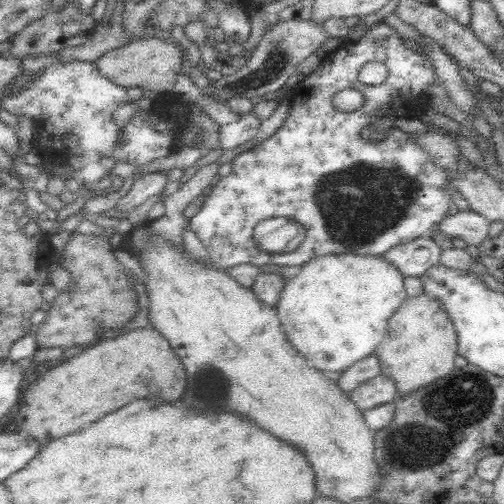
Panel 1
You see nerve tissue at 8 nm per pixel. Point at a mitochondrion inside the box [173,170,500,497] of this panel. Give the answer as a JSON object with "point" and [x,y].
{"point":[453,407]}

